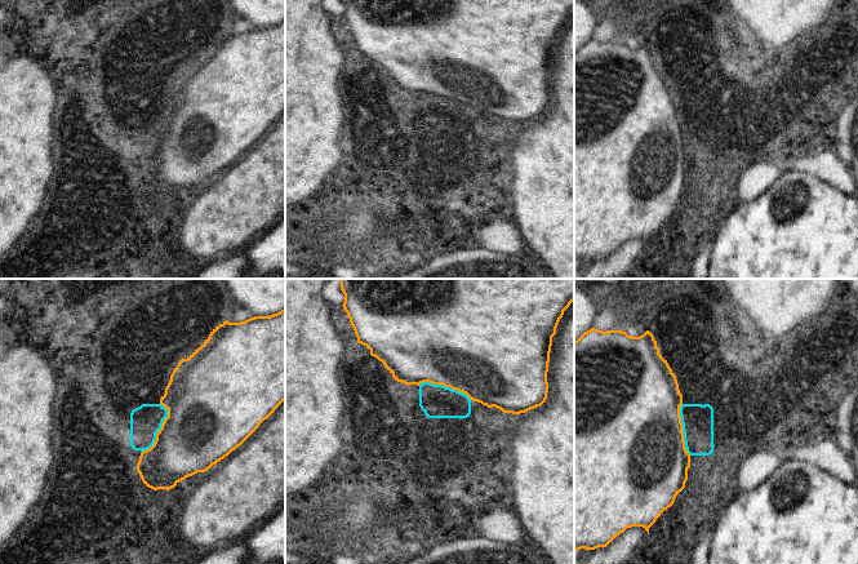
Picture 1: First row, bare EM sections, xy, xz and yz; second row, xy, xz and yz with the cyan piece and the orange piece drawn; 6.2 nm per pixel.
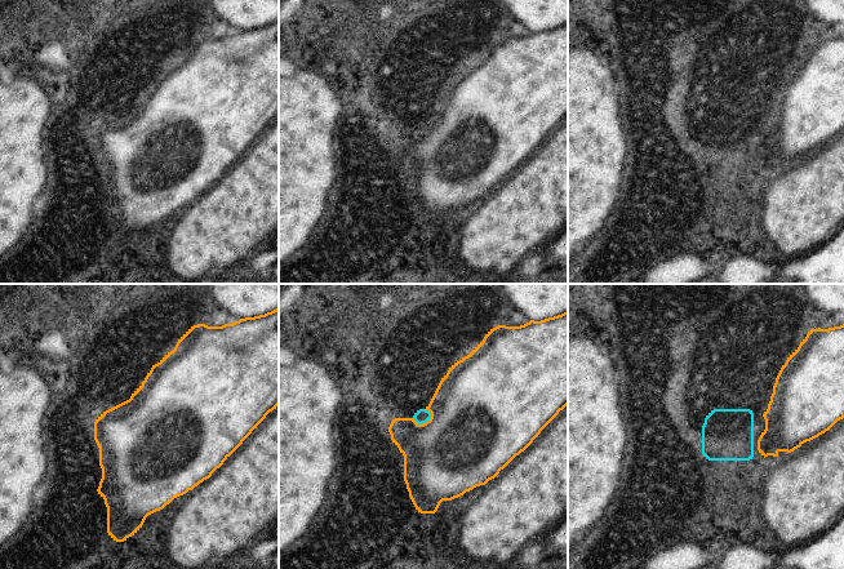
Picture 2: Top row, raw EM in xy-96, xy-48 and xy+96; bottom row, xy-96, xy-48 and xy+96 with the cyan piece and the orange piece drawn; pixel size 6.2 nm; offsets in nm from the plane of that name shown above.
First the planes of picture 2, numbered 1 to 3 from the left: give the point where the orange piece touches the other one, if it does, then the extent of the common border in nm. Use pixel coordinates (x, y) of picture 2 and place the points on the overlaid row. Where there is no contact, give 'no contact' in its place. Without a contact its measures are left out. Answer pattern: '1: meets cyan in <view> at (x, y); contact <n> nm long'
1: no contact
2: meets cyan in xy-48 at (422, 423); contact 130 nm long
3: no contact

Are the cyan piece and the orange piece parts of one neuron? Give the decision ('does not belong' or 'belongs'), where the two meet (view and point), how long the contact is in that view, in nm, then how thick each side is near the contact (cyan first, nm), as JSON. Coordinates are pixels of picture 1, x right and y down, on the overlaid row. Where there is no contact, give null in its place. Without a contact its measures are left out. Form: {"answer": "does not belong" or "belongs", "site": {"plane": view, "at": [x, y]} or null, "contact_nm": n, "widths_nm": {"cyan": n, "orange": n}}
{"answer": "belongs", "site": {"plane": "xy", "at": [160, 427]}, "contact_nm": 340, "widths_nm": {"cyan": 200, "orange": 440}}

